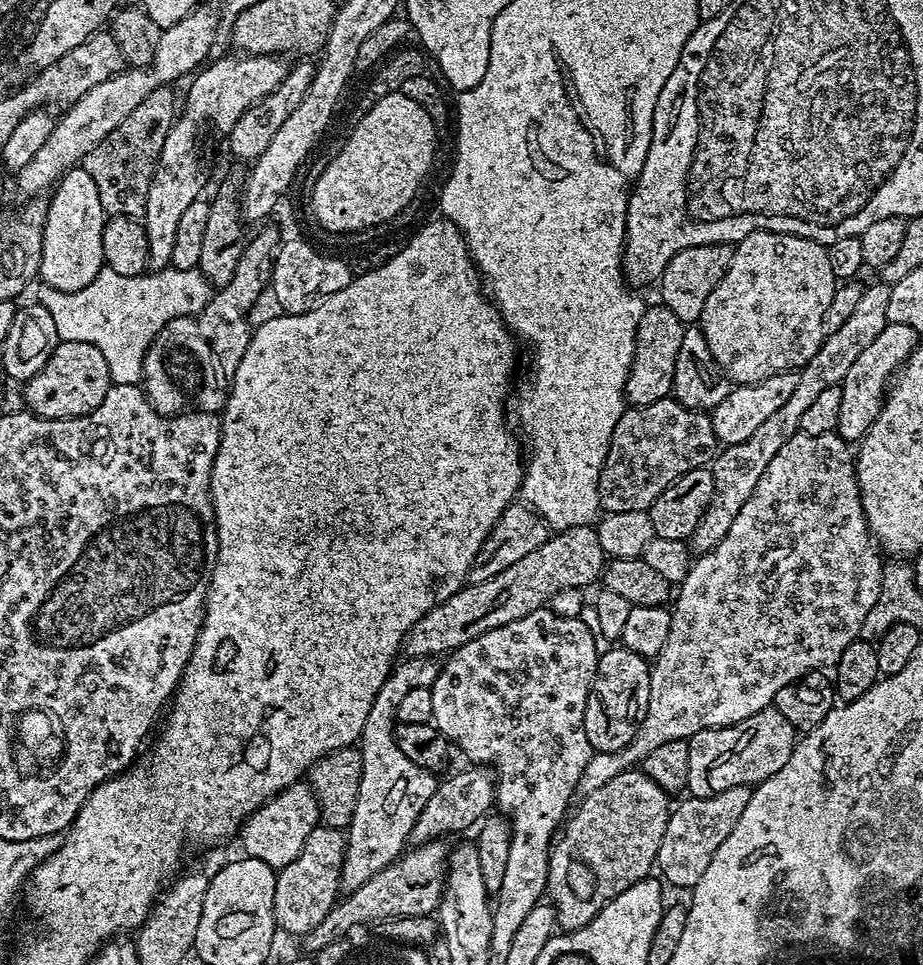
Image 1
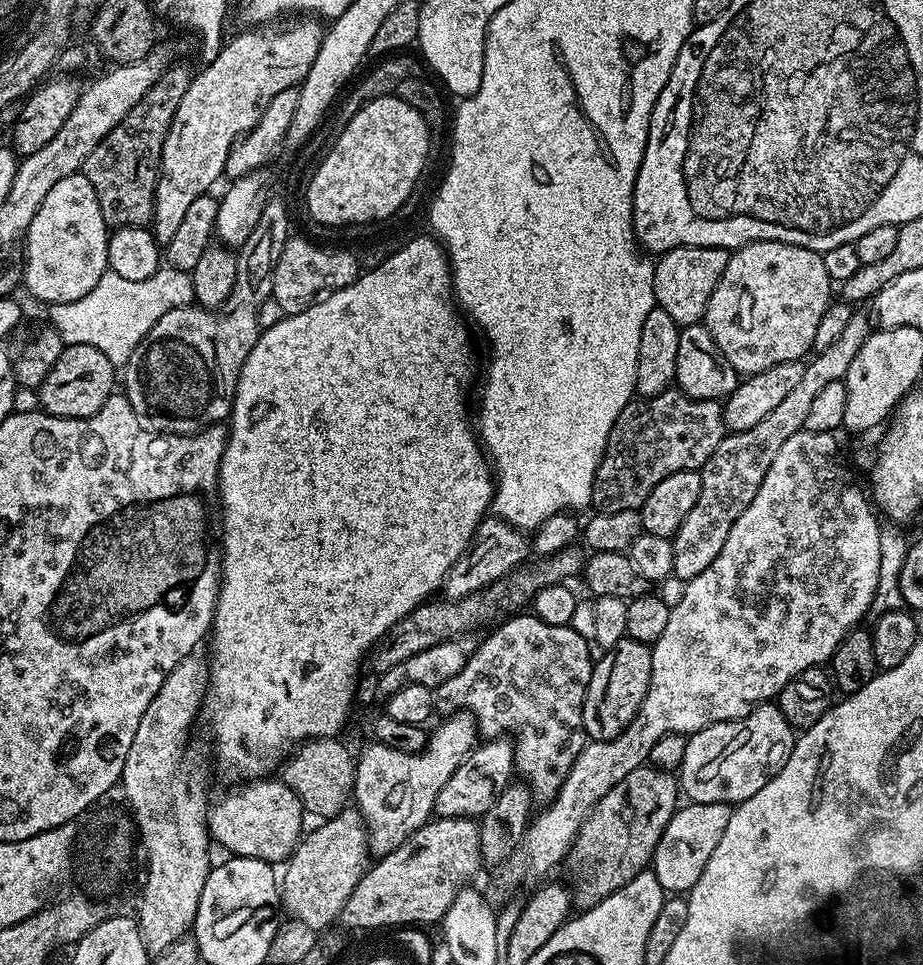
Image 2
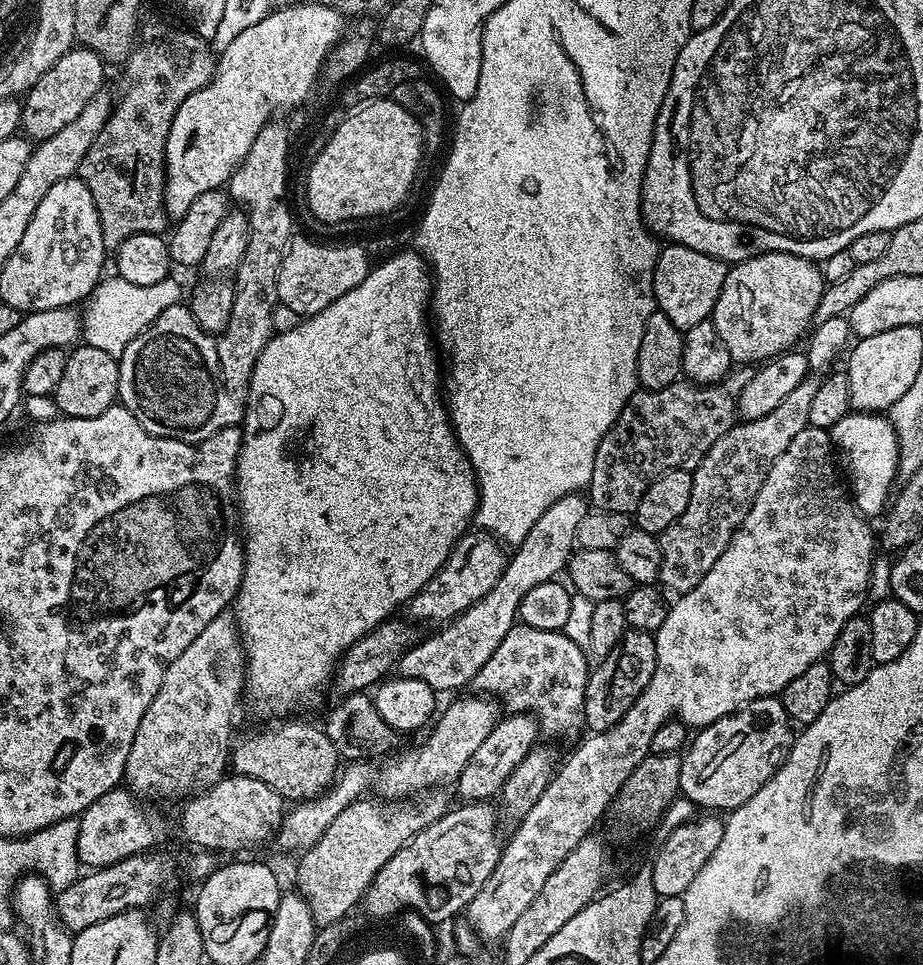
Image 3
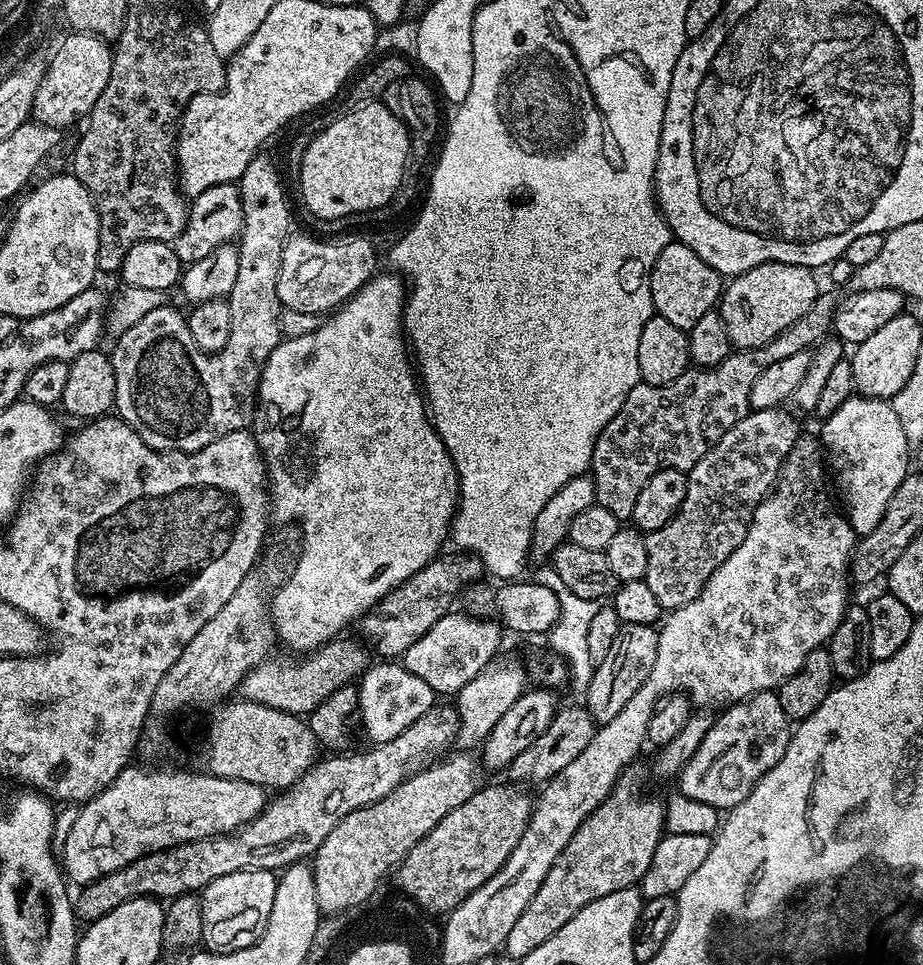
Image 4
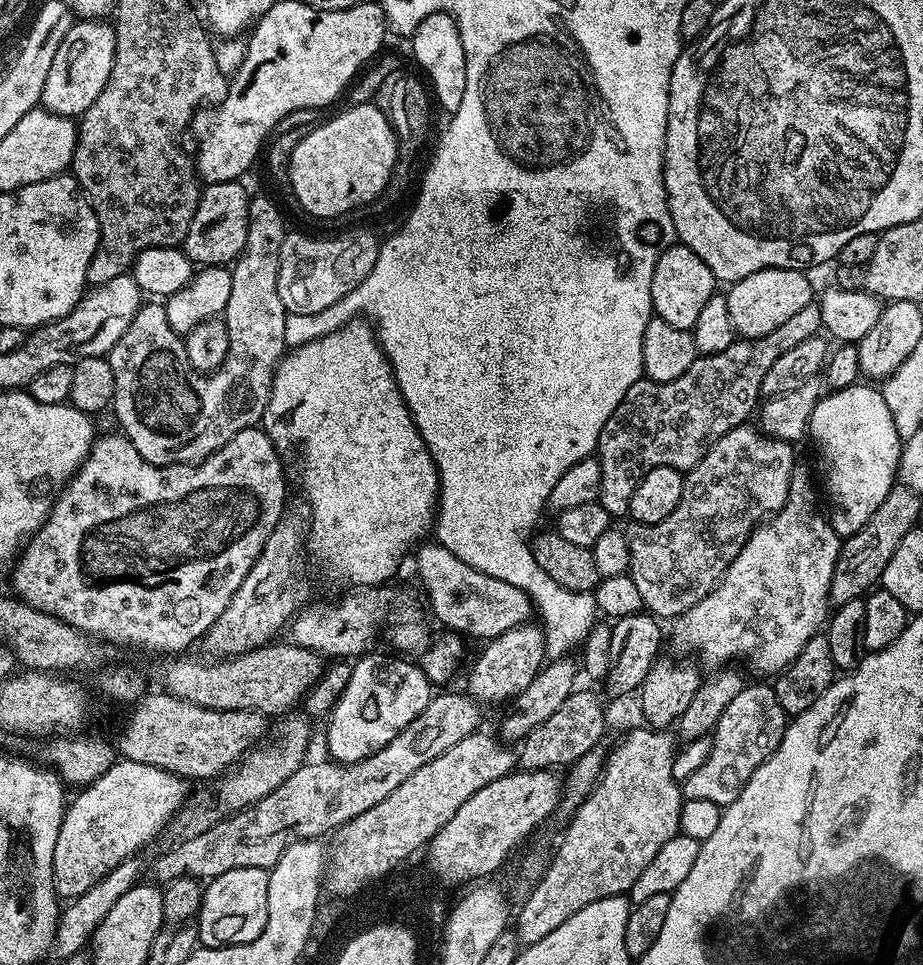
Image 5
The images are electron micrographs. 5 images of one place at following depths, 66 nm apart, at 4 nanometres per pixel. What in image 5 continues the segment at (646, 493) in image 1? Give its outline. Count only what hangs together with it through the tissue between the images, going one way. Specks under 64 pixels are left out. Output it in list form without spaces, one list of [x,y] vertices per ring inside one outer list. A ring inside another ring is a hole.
[[[813,302],[802,306],[798,314],[791,316],[782,326],[778,326],[771,334],[762,338],[745,340],[737,338],[726,350],[718,350],[718,354],[709,356],[697,355],[696,360],[682,374],[682,378],[674,378],[674,382],[654,382],[647,378],[641,378],[626,390],[626,398],[610,414],[606,426],[602,426],[600,441],[596,443],[595,455],[598,457],[601,466],[601,488],[598,503],[607,510],[609,517],[622,518],[628,516],[630,498],[634,494],[634,486],[638,486],[640,479],[650,470],[658,466],[670,466],[687,470],[694,467],[705,454],[730,430],[734,430],[740,424],[749,419],[748,415],[755,413],[758,408],[758,401],[761,399],[762,378],[766,378],[766,370],[774,366],[777,358],[782,358],[786,350],[798,346],[798,342],[804,342],[806,338],[817,335],[821,331],[820,306]]]

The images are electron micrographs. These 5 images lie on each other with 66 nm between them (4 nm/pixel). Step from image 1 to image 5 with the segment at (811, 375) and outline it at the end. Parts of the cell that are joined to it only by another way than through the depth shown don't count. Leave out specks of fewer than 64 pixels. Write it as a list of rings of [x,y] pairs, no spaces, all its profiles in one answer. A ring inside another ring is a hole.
[[[745,422],[740,424],[734,430],[730,430],[730,434],[726,434],[722,438],[718,438],[718,442],[714,442],[714,446],[710,446],[710,450],[705,456],[697,462],[694,467],[687,469],[684,477],[684,489],[682,490],[682,498],[678,502],[678,506],[674,506],[674,511],[666,518],[662,518],[662,522],[654,522],[653,524],[637,524],[631,525],[632,529],[627,529],[626,539],[628,542],[628,572],[634,578],[634,586],[638,586],[638,594],[642,594],[645,609],[651,615],[657,618],[675,618],[681,616],[686,610],[690,610],[690,606],[694,606],[702,598],[706,598],[706,594],[710,594],[710,590],[720,581],[726,574],[726,570],[730,566],[730,562],[734,562],[734,558],[738,558],[738,554],[742,550],[742,546],[748,540],[749,534],[767,517],[774,512],[780,512],[782,506],[788,497],[790,490],[790,478],[792,477],[792,469],[797,467],[798,460],[792,453],[793,445],[787,440],[776,440],[772,436],[768,436],[765,432],[760,431],[759,427],[753,426],[751,423]]]

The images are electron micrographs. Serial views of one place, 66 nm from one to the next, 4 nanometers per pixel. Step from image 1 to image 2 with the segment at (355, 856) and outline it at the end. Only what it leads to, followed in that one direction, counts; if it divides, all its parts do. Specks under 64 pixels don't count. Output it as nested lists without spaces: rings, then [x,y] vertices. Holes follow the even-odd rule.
[[[469,712],[451,713],[444,720],[434,732],[431,731],[425,749],[418,753],[392,748],[377,740],[370,741],[370,744],[357,753],[352,798],[368,831],[369,853],[373,857],[379,858],[392,853],[406,838],[428,823],[433,815],[438,792],[477,745],[479,728],[476,719]]]

